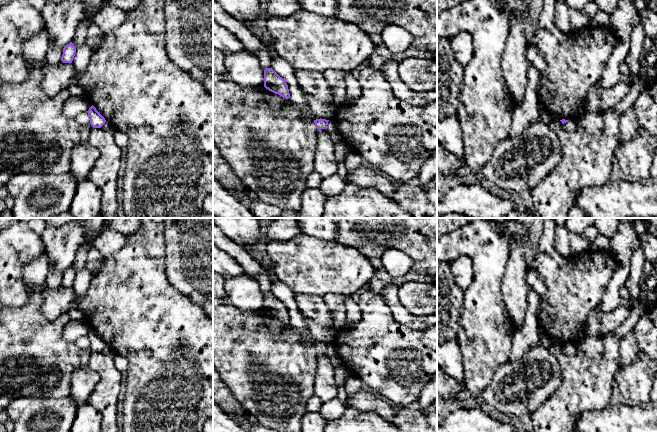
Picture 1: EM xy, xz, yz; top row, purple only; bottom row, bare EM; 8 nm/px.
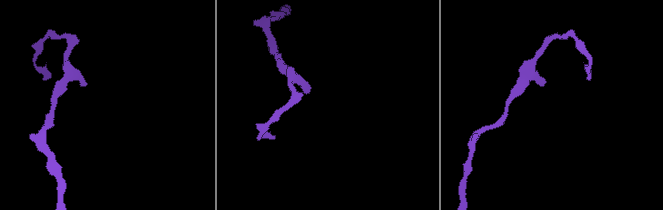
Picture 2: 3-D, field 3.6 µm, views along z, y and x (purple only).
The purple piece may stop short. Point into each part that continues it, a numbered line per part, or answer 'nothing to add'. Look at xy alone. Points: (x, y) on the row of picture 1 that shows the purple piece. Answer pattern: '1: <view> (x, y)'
1: xy (107, 126)

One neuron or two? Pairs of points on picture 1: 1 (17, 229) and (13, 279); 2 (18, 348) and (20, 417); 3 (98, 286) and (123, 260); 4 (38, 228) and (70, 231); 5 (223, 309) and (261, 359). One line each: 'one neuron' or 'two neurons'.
1: one neuron
2: two neurons
3: one neuron
4: two neurons
5: one neuron

